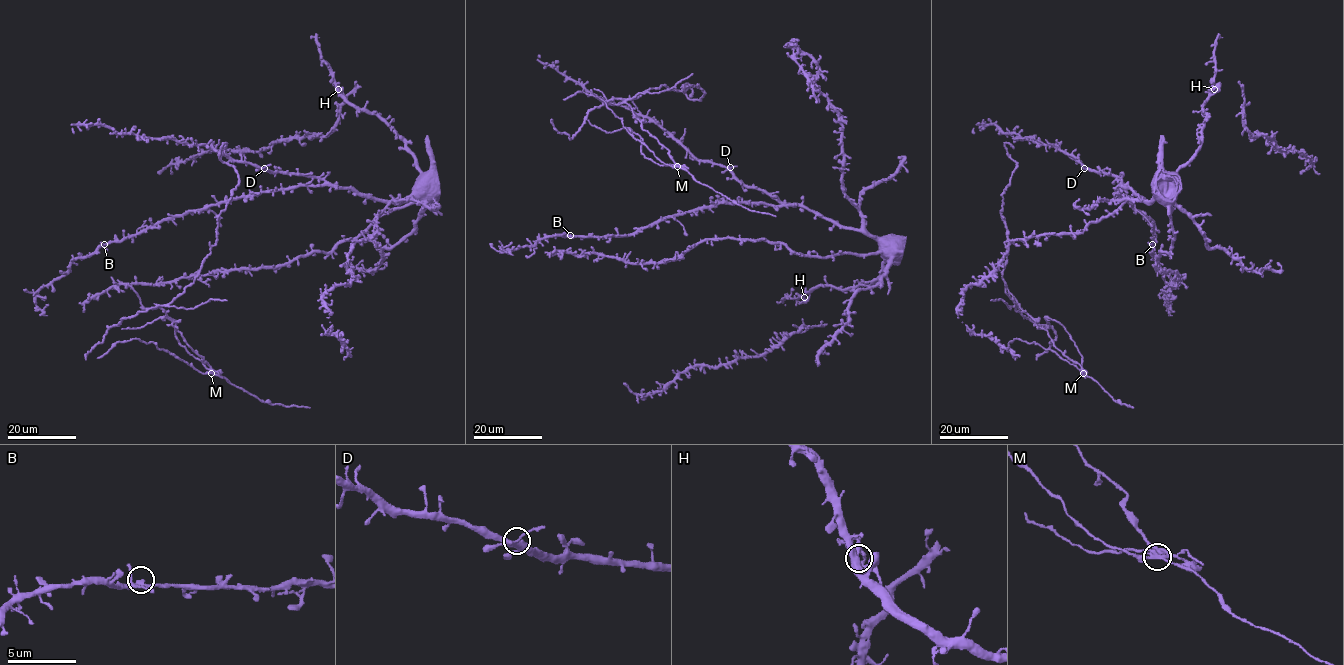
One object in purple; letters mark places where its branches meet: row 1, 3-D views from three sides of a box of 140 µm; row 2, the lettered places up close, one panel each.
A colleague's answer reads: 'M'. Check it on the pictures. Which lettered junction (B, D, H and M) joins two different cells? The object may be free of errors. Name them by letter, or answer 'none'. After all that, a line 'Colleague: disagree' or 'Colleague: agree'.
M
Colleague: agree

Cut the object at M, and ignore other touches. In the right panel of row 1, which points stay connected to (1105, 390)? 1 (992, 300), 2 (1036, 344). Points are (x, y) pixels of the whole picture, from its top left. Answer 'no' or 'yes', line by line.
1: no
2: yes

